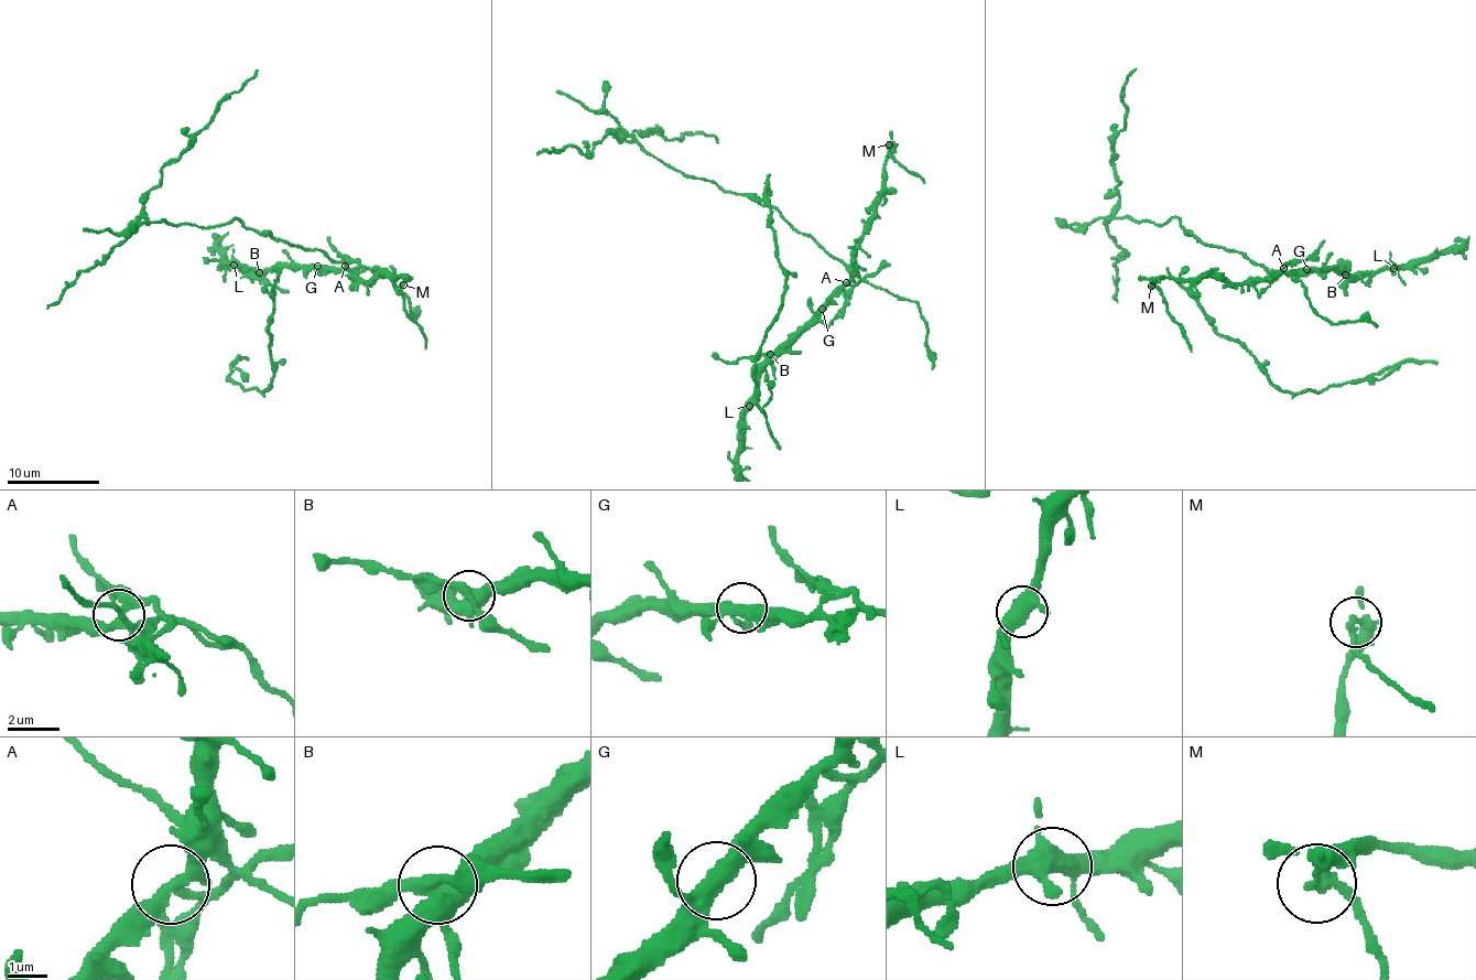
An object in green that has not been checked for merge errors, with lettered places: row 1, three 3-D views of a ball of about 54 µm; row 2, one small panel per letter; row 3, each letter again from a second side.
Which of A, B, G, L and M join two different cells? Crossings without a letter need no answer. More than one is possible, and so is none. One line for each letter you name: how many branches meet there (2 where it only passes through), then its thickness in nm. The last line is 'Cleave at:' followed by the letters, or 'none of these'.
A: Branches: 3. Thickness 260 nm
B: Branches: 5. Thickness 440 nm
M: Branches: 3. Thickness 240 nm
Cleave at: A, B, M

